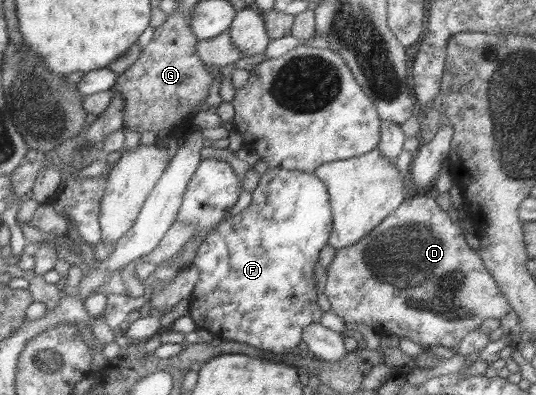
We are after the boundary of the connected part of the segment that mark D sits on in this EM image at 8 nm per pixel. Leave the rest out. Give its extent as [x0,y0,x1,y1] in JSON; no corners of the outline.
[324,193,512,346]

